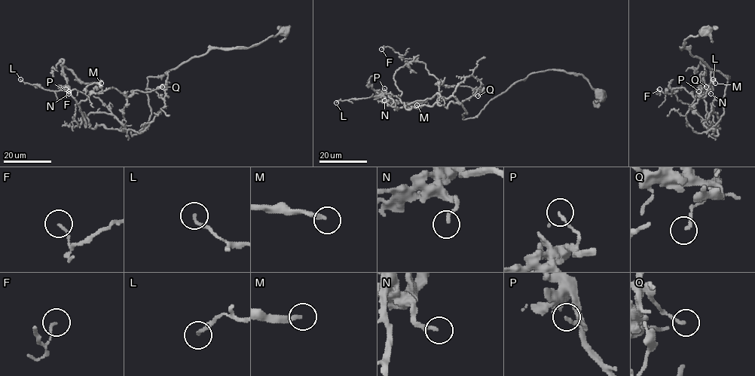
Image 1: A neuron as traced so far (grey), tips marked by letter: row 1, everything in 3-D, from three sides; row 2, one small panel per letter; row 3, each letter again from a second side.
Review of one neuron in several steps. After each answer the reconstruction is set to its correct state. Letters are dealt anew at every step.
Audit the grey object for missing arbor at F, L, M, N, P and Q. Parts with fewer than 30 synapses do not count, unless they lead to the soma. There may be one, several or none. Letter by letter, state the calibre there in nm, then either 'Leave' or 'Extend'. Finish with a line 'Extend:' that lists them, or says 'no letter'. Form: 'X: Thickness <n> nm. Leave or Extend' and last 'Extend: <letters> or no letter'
F: Thickness 120 nm. Leave
L: Thickness 190 nm. Leave
M: Thickness 240 nm. Extend
N: Thickness 170 nm. Extend
P: Thickness 150 nm. Leave
Q: Thickness 160 nm. Leave
Extend: M, N

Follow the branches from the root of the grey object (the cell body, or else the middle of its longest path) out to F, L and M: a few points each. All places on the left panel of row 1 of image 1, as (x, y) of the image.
F: (282, 31), (148, 77), (151, 115), (138, 131), (121, 126), (126, 98), (116, 89), (65, 89)
L: (282, 31), (148, 77), (151, 115), (132, 135), (90, 128), (68, 89), (20, 79)
M: (282, 31), (148, 77), (151, 115), (132, 135), (90, 128), (62, 67), (101, 83)

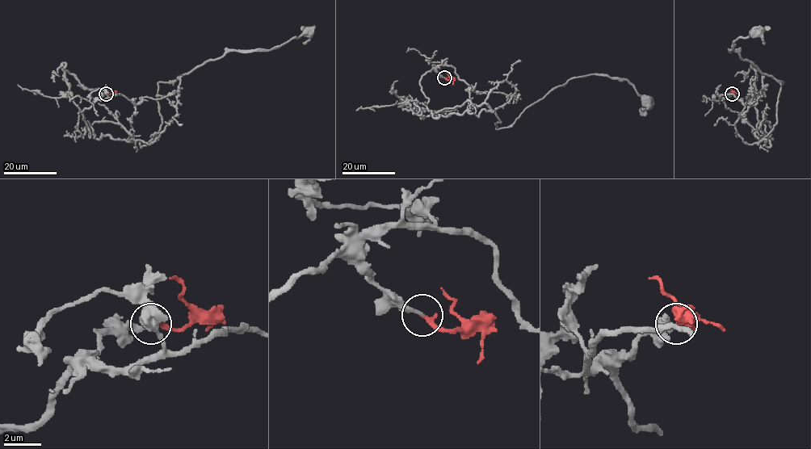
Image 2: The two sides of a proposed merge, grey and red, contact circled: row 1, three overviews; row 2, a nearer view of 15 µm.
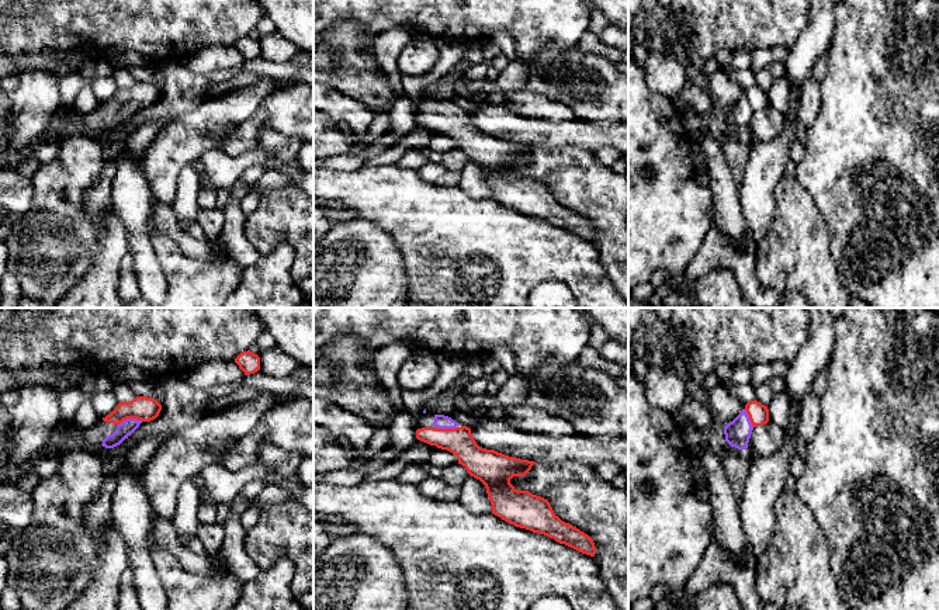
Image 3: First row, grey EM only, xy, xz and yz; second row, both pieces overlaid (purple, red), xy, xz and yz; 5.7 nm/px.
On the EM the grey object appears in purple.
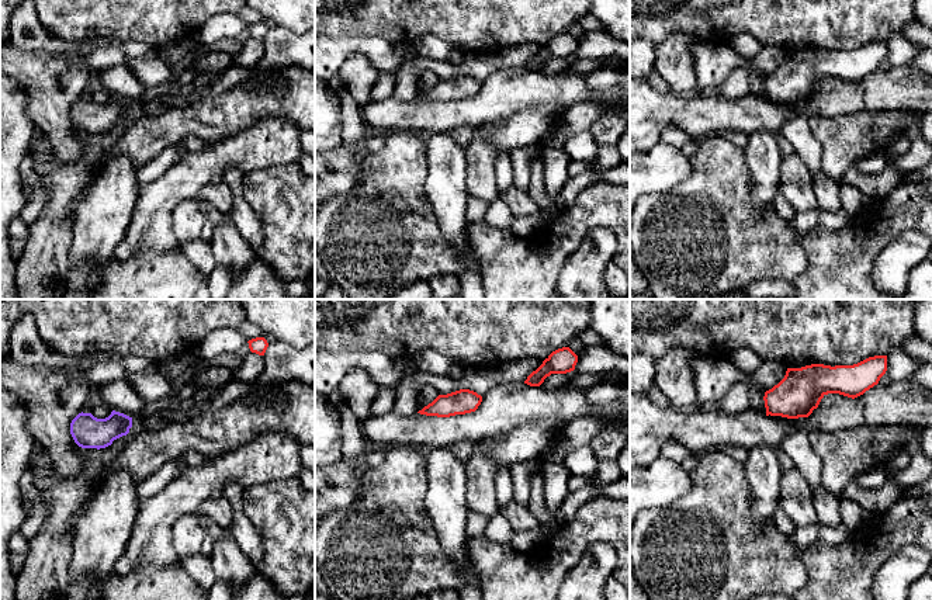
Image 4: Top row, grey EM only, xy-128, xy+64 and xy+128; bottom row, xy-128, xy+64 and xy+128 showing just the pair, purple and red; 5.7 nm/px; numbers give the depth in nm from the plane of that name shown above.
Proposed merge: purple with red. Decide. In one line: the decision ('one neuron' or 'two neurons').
one neuron

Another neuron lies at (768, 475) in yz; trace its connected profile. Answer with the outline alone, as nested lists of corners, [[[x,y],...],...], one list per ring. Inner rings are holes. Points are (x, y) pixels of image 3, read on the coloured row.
[[[797,434],[786,436],[780,448],[770,457],[751,461],[749,475],[739,499],[742,528],[753,558],[758,561],[766,550],[775,528],[775,502],[786,489],[790,461],[796,454]]]

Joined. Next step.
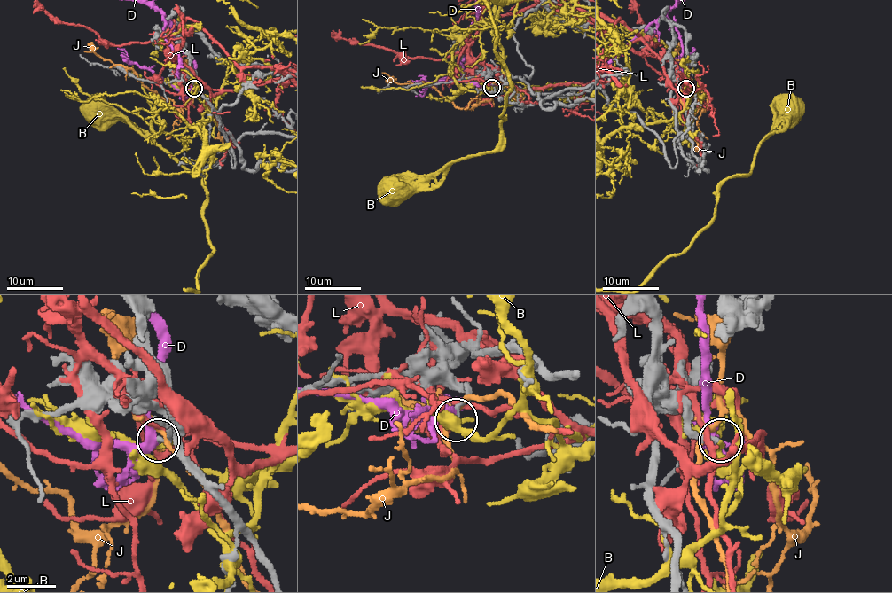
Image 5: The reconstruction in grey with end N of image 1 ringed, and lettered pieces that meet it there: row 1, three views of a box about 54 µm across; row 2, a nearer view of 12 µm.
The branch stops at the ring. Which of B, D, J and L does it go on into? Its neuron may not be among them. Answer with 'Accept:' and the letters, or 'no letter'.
Accept: no letter

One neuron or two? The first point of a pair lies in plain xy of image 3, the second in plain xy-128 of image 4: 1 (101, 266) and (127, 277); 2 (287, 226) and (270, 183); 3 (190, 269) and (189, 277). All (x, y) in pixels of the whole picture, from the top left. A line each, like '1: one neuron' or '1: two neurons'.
1: two neurons
2: one neuron
3: one neuron

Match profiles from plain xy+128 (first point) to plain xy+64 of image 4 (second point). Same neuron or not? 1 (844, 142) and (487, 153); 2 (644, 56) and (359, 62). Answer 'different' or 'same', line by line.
1: different
2: different

